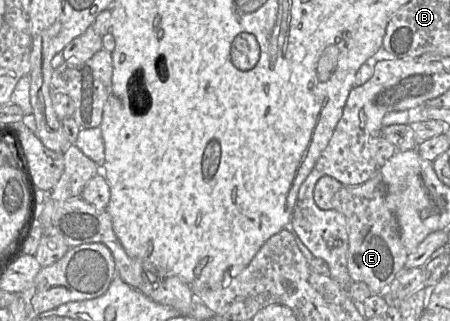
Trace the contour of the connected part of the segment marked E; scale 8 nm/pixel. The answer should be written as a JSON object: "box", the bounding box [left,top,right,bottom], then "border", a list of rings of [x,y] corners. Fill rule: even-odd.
{"box":[314,171,407,294],"border":[[[378,171],[366,182],[346,186],[331,176],[321,177],[314,188],[315,203],[321,209],[342,213],[348,225],[347,268],[353,281],[364,282],[372,294],[381,294],[404,267],[407,251],[400,240],[399,225],[386,201],[386,186]]]}

